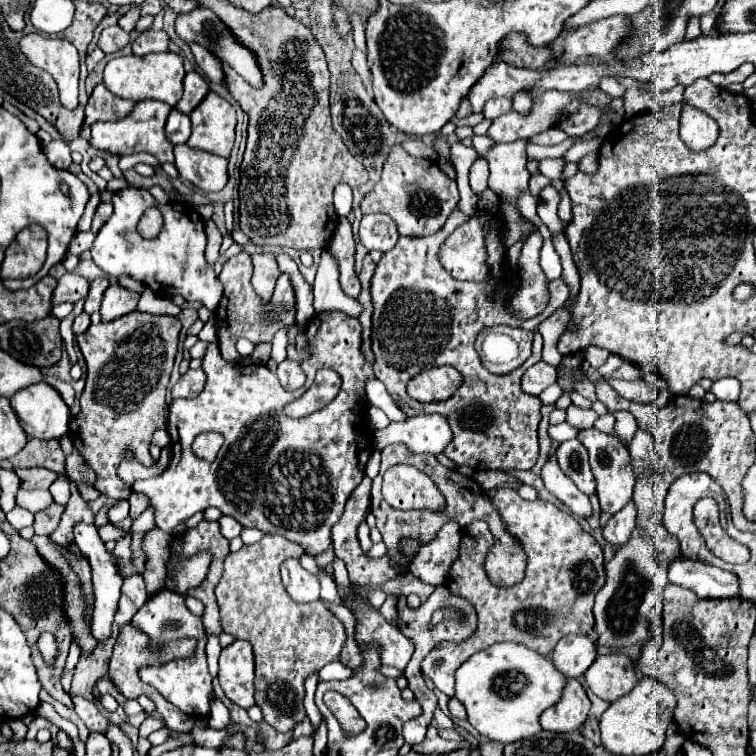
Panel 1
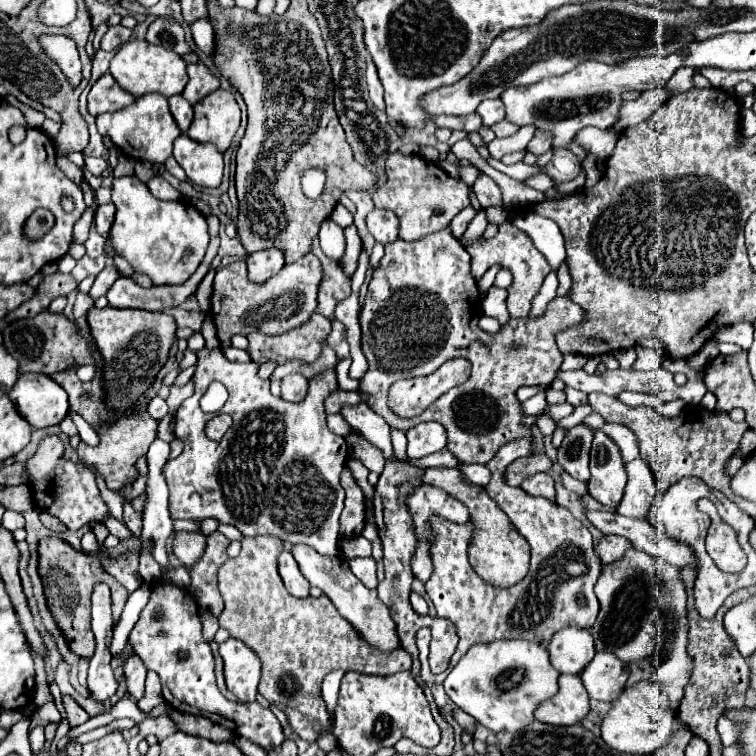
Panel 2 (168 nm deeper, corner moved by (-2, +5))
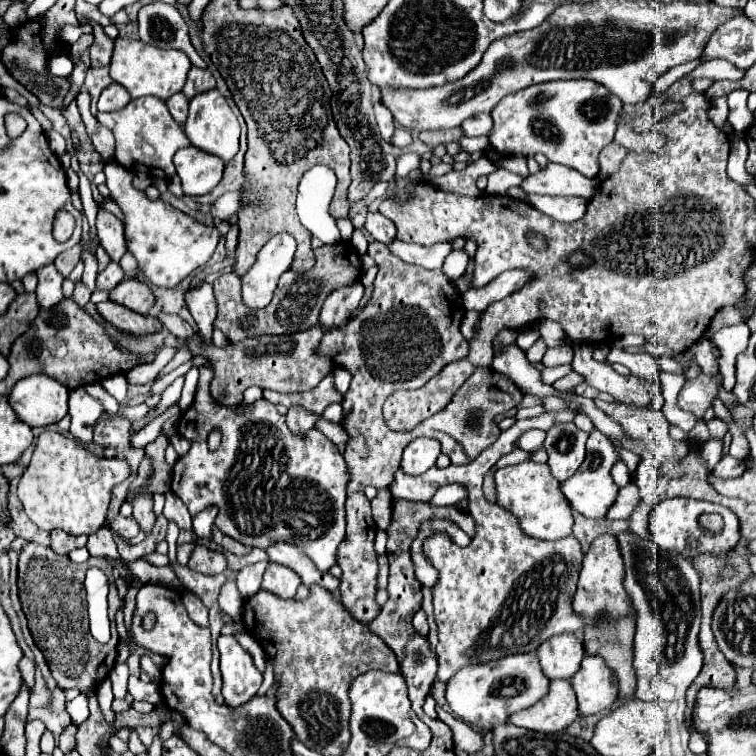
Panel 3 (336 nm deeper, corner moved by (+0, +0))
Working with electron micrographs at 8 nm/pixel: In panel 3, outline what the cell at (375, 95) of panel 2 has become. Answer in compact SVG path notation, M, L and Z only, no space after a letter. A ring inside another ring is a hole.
M374 99L374 115L378 121L378 129L384 141L390 141L392 133L394 133L394 117L390 113L390 109L386 105L382 105L380 99Z

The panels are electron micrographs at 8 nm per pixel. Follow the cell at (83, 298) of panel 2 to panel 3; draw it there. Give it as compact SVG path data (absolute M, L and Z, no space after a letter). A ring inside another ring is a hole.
M78 281L78 283L76 283L76 289L74 289L72 299L76 301L76 305L78 305L78 307L84 307L84 305L90 301L90 291L88 291L88 289Z

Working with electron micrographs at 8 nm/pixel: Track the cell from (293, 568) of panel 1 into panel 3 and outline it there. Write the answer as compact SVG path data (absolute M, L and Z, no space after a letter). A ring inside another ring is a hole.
M270 563L264 573L262 589L268 589L282 599L292 599L296 595L296 589L300 583L302 583L300 577L292 569L278 565L278 563Z

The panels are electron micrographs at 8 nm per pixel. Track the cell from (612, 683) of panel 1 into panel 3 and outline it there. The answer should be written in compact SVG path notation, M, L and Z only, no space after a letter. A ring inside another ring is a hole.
M584 657L582 667L570 679L578 697L578 711L594 715L618 699L618 677L602 657Z

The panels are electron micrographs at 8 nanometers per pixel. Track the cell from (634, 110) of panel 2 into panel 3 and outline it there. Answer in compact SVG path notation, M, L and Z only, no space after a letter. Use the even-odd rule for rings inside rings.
M712 59L708 63L702 63L698 65L694 71L690 71L688 75L684 75L688 79L698 79L698 77L706 77L706 79L712 79L712 81L724 81L724 79L730 79L730 81L738 81L740 77L744 77L744 71L736 69L732 63L724 61L724 59Z

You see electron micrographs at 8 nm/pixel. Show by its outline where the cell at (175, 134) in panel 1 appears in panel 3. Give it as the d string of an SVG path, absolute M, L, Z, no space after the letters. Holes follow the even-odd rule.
M176 93L166 101L166 107L168 107L170 115L174 117L174 121L178 125L184 125L186 117L188 117L188 99L182 93Z

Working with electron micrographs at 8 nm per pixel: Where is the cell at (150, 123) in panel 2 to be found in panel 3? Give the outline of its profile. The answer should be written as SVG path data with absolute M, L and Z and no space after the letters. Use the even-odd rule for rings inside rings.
M140 97L132 99L124 109L112 113L98 113L96 115L100 125L106 125L116 137L116 163L124 165L128 171L144 171L150 177L172 177L174 163L172 157L178 149L190 145L184 129L176 125L176 121L168 115L168 109L162 99L158 97Z

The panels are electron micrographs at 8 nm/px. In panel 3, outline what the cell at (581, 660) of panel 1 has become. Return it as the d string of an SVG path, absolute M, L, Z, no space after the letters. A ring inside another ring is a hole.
M554 635L538 649L538 659L548 679L570 679L580 669L584 655L584 645L576 635Z

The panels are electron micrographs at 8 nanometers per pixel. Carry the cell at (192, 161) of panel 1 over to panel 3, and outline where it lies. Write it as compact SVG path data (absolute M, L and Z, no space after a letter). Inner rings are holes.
M184 147L174 155L176 173L182 179L186 195L206 195L222 179L224 161L196 147Z

